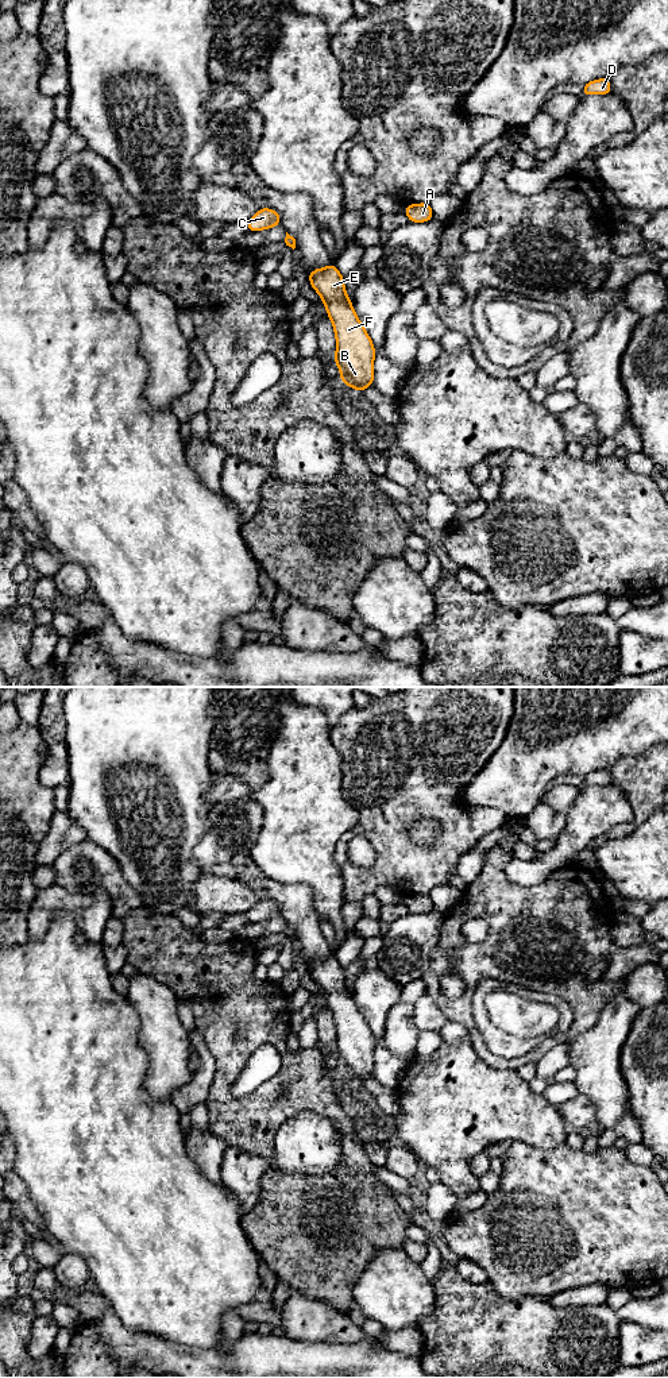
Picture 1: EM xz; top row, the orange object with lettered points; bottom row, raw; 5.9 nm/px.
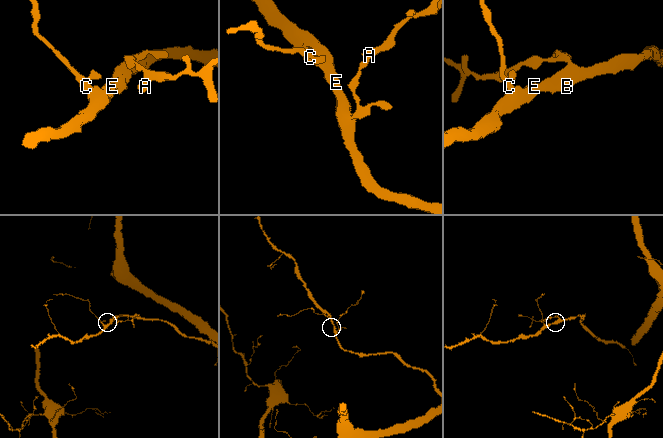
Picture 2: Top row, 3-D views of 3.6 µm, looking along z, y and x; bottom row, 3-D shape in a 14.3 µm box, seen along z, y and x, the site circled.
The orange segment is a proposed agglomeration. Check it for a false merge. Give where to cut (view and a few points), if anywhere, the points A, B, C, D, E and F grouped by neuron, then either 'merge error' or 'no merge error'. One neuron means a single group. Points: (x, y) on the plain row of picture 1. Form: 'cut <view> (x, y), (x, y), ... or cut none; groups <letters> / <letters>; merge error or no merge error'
cut none; groups A B C D E F; no merge error

